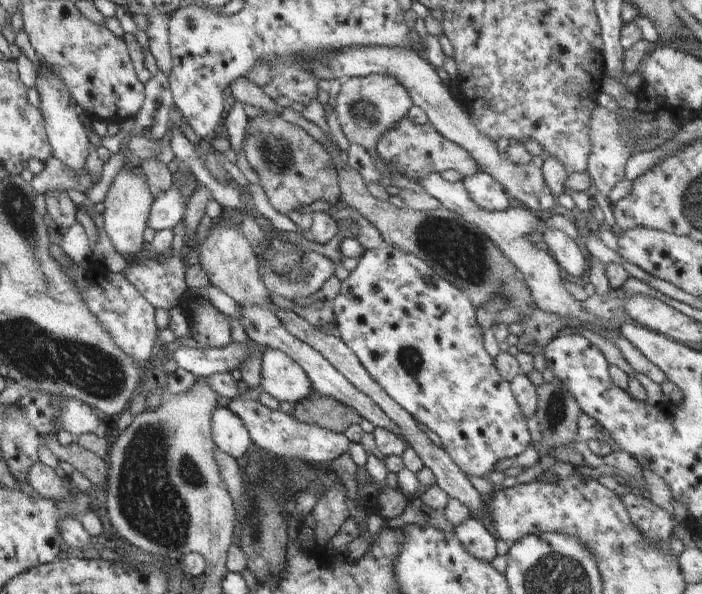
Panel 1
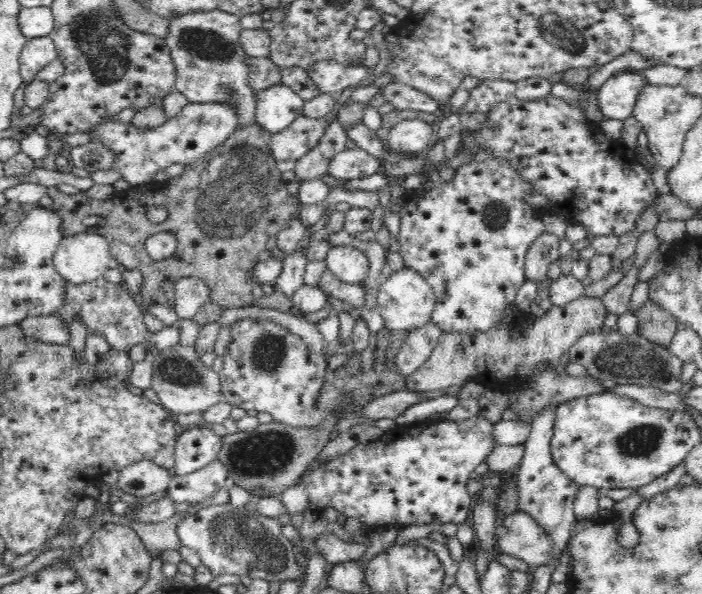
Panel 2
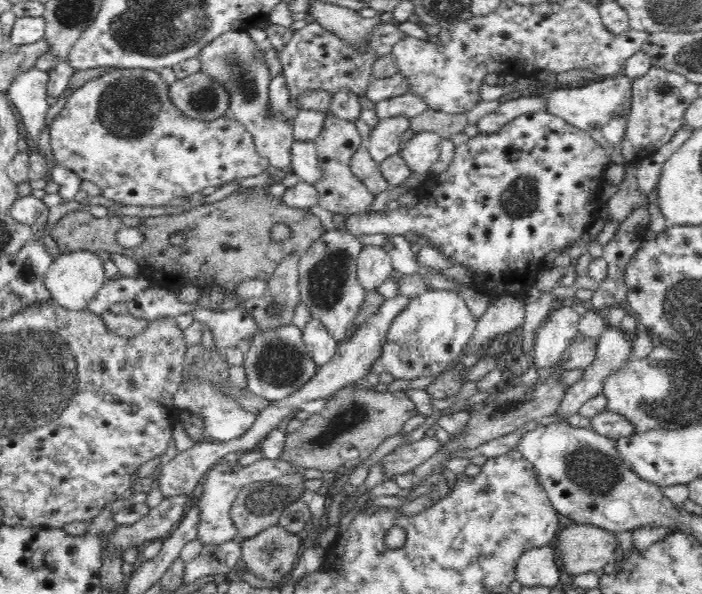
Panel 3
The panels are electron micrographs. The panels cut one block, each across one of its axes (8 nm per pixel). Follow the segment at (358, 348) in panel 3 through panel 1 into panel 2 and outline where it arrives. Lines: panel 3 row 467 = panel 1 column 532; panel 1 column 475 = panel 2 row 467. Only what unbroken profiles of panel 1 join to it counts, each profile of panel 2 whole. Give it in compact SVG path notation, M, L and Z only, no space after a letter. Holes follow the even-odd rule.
M142 460L124 468L119 474L115 486L134 496L166 492L173 477L170 471L154 464L154 460Z

